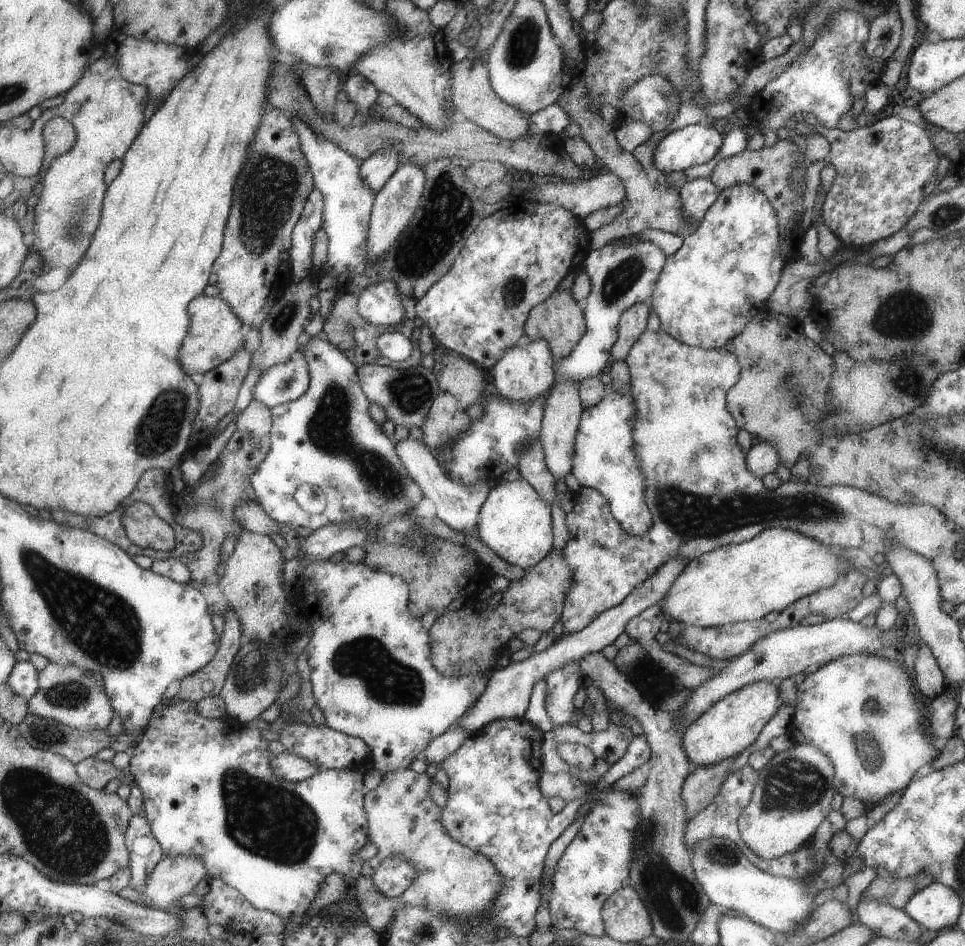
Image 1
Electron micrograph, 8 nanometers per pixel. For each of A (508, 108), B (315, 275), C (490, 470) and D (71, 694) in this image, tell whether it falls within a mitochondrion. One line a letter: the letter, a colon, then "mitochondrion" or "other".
A: other
B: other
C: other
D: mitochondrion

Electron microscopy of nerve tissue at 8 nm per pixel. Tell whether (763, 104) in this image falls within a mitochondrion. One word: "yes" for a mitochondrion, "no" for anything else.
no

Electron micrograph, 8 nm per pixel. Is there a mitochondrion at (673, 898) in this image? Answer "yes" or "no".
yes

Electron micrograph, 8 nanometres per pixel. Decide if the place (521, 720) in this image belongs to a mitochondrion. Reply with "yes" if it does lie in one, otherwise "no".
no

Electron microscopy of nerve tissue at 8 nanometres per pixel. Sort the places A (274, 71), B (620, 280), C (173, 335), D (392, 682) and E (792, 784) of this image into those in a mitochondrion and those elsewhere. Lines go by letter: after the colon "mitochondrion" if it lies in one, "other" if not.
A: other
B: mitochondrion
C: other
D: mitochondrion
E: mitochondrion

